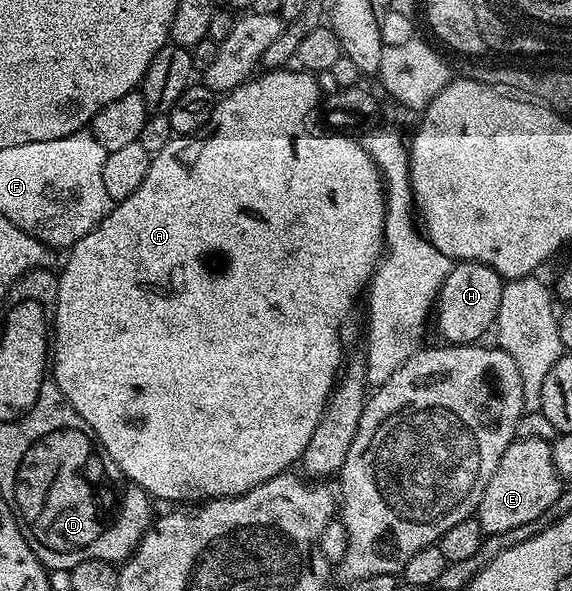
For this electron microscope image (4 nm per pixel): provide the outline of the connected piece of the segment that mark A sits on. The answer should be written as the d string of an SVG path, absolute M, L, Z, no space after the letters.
M284 68L281 70L267 70L256 73L254 76L242 82L235 90L222 95L216 101L213 108L213 116L209 116L209 124L201 128L196 134L184 134L172 137L165 148L153 155L149 164L149 172L145 180L141 180L141 188L133 192L125 200L114 203L110 212L103 217L101 224L93 228L81 240L77 240L75 246L70 247L67 263L63 266L63 271L58 271L59 291L57 292L57 304L55 305L55 333L53 335L53 369L55 379L61 388L61 392L77 408L81 420L89 424L89 428L97 436L97 440L109 452L109 456L121 468L121 472L130 480L135 482L141 489L146 490L152 499L164 498L167 504L194 504L196 502L206 502L208 498L235 498L238 494L249 492L269 480L273 476L288 473L291 466L302 459L305 452L305 444L309 444L309 436L313 436L313 428L323 415L323 409L327 407L327 398L331 395L331 390L341 373L340 367L344 365L345 353L343 354L343 321L351 314L351 309L355 306L355 301L360 301L361 295L368 289L371 277L375 274L375 267L379 265L379 259L384 252L383 229L385 228L385 183L379 174L377 164L365 152L362 141L354 137L338 132L322 132L314 134L307 127L307 117L311 114L311 109L318 107L321 102L321 91L318 86L316 75L302 69Z

